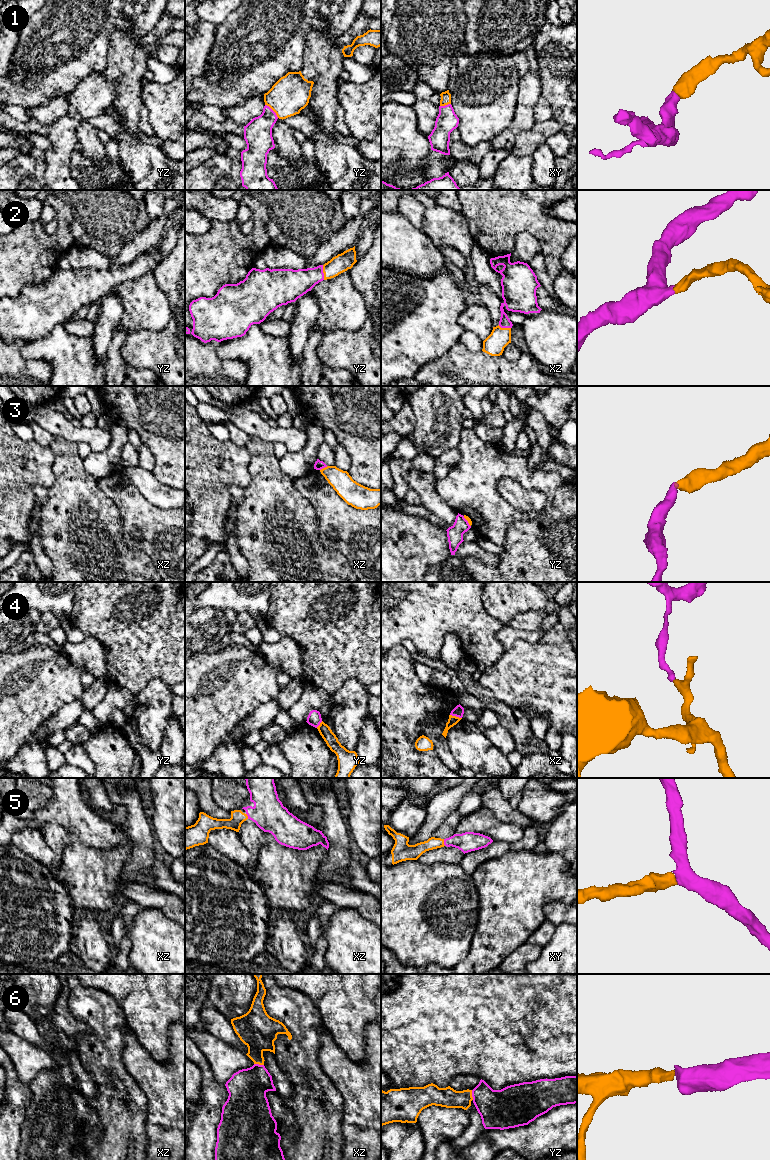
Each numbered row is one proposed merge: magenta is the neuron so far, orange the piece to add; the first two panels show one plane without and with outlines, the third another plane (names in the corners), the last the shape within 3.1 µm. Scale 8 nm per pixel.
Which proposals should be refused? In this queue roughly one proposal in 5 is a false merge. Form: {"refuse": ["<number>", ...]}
{"refuse": ["4"]}

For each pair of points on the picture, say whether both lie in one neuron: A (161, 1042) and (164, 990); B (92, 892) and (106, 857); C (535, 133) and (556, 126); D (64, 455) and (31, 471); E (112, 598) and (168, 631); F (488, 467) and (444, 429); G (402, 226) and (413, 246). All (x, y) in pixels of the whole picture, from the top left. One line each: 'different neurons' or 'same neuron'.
A: same neuron
B: same neuron
C: same neuron
D: different neurons
E: same neuron
F: different neurons
G: same neuron

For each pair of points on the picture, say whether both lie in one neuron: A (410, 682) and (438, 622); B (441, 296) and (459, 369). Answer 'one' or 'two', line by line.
A: two
B: two

